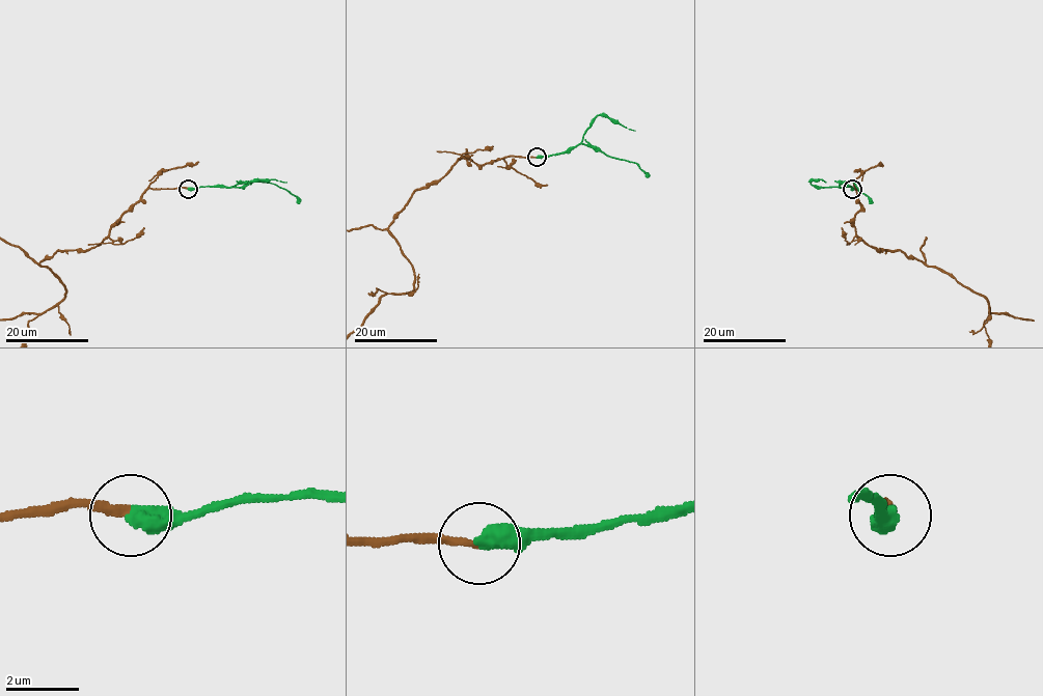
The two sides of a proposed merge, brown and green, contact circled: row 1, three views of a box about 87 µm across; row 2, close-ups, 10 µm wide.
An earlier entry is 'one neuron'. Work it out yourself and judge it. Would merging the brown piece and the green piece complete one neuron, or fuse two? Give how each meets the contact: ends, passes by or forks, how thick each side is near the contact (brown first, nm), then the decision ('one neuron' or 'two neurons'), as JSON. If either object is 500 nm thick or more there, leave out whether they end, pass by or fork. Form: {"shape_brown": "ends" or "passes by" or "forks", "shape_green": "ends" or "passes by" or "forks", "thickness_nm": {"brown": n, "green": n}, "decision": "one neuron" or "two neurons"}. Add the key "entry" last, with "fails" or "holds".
{"thickness_nm": {"brown": 220, "green": 500}, "decision": "one neuron", "entry": "holds"}

